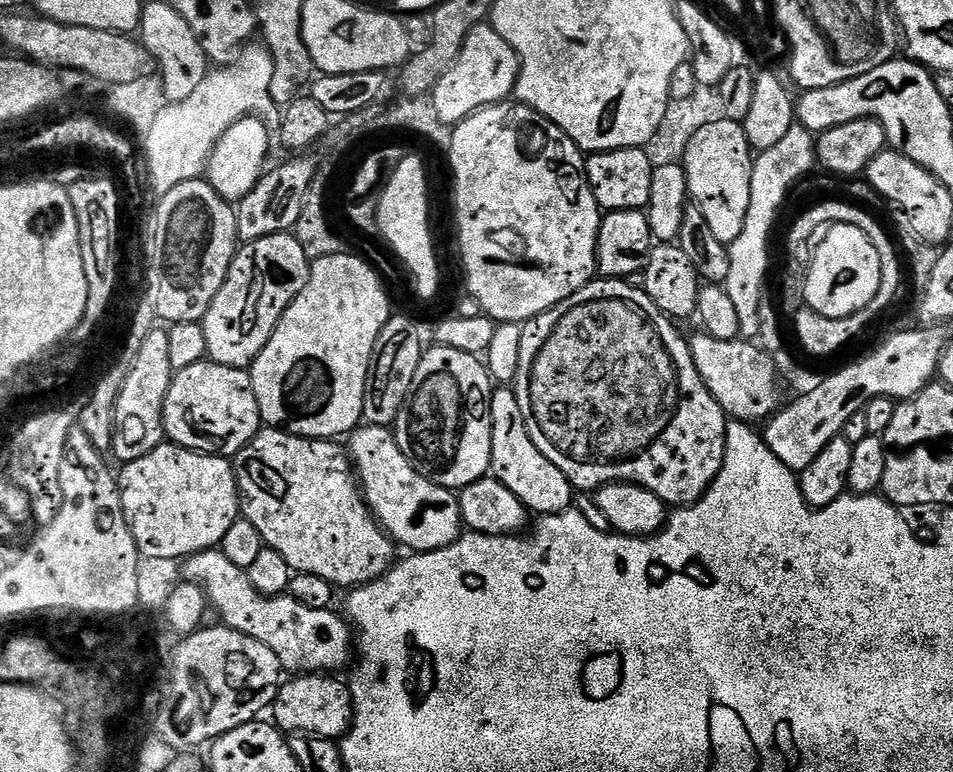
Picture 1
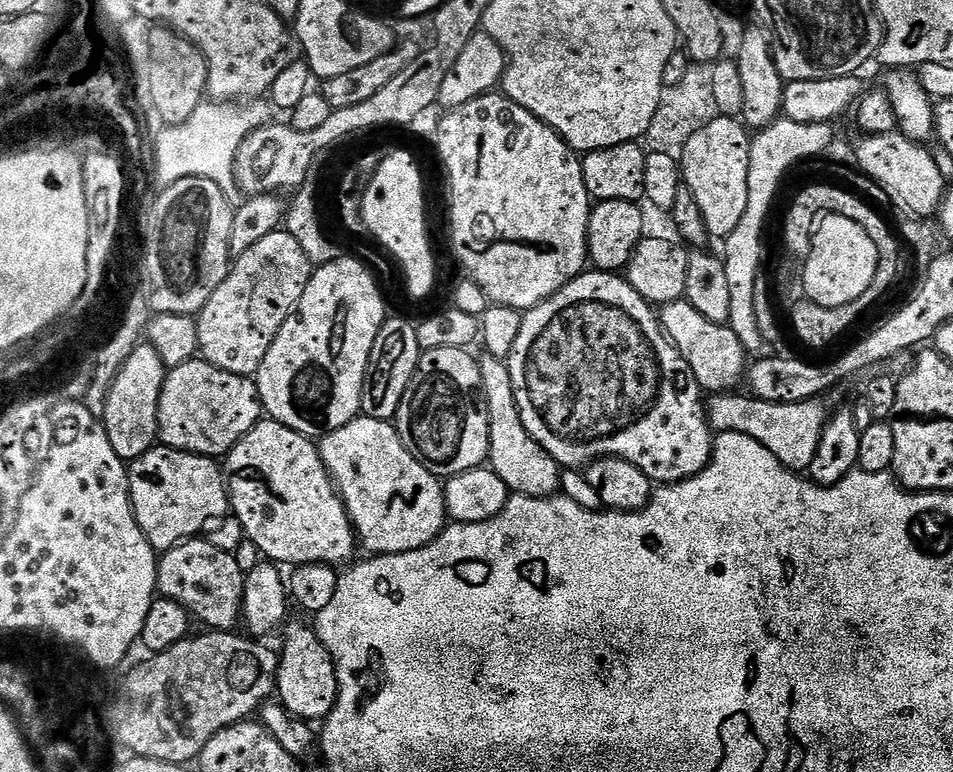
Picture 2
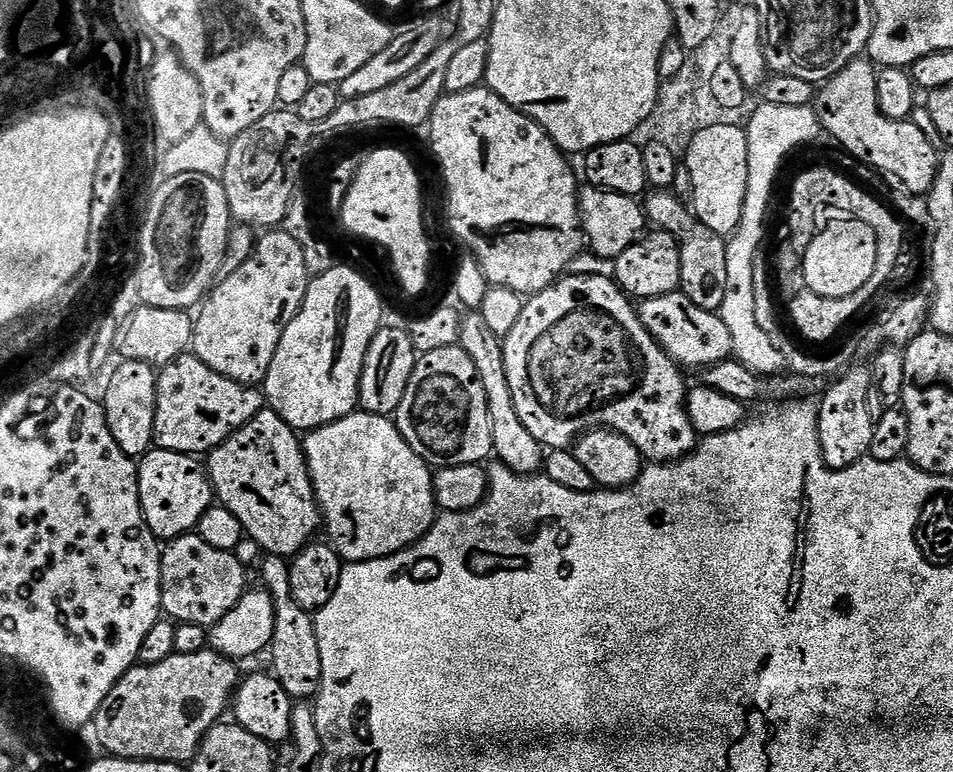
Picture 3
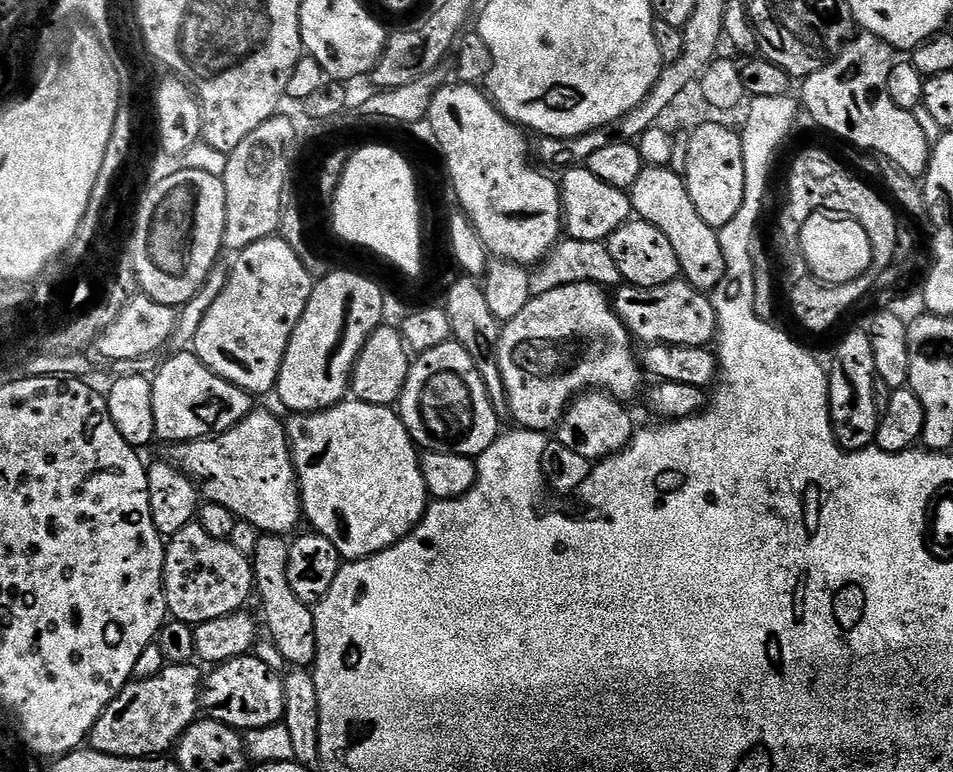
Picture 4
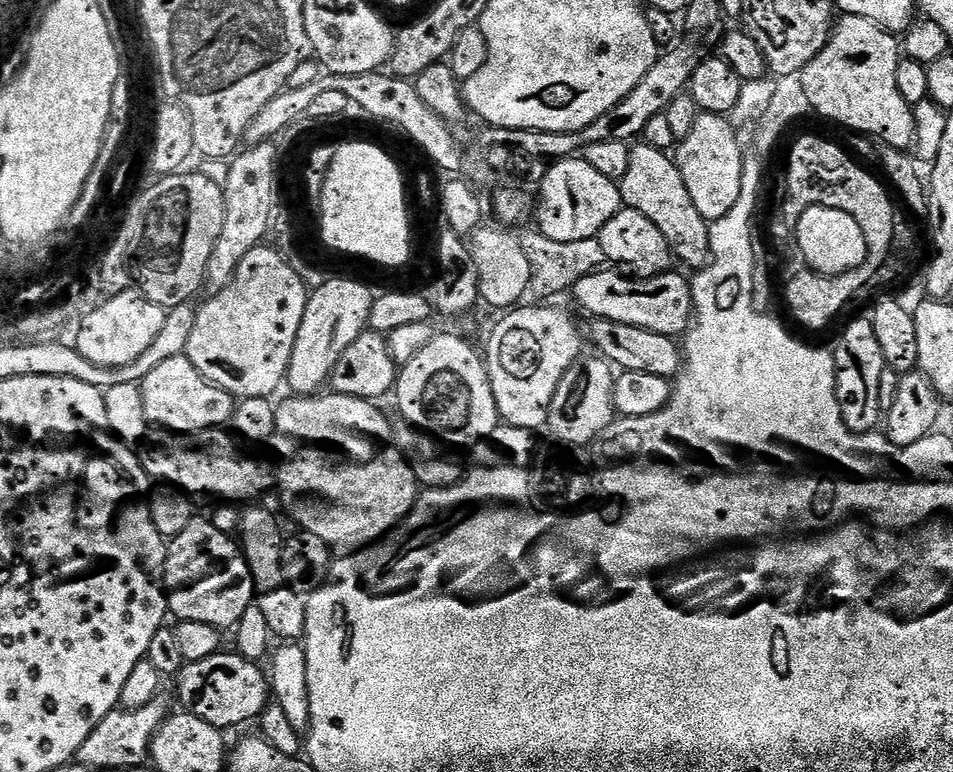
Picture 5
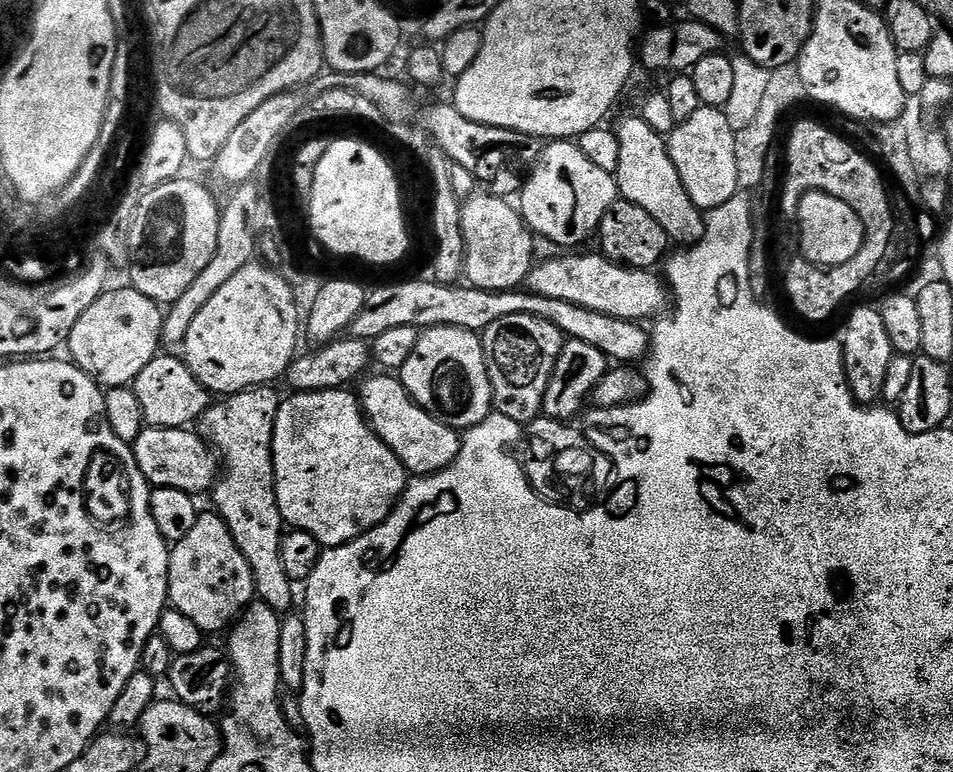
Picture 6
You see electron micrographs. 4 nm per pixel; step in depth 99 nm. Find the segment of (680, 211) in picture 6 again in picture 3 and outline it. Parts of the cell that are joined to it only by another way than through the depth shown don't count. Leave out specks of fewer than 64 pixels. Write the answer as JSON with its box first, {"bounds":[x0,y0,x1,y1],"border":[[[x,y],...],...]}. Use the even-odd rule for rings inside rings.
{"bounds":[642,190,726,313],"border":[[[656,190],[643,201],[642,207],[653,229],[668,232],[678,242],[682,258],[682,274],[679,291],[694,302],[694,306],[702,306],[702,310],[719,313],[726,298],[726,250],[725,237],[714,234],[698,219],[695,212],[685,201],[668,190]]]}

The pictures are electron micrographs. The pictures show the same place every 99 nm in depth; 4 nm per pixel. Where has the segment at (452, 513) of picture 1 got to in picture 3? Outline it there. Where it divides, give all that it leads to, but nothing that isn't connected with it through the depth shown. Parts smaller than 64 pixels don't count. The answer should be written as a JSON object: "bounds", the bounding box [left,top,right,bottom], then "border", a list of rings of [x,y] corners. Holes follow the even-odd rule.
{"bounds":[302,410,438,561],"border":[[[357,410],[338,422],[311,429],[302,443],[312,489],[316,491],[316,503],[320,505],[322,524],[325,529],[328,527],[327,539],[341,561],[377,560],[392,556],[411,544],[417,544],[431,530],[438,515],[432,485],[433,469],[414,454],[389,417]]]}

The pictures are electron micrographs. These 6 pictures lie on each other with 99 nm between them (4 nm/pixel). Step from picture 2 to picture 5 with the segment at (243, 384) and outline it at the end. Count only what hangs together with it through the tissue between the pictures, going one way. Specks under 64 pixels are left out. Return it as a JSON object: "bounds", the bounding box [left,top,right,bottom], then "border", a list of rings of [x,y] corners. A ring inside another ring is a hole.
{"bounds":[139,354,237,434],"border":[[[187,354],[162,362],[139,384],[142,402],[146,406],[149,425],[177,434],[204,432],[208,428],[224,428],[236,413],[237,397],[212,384],[190,362]]]}

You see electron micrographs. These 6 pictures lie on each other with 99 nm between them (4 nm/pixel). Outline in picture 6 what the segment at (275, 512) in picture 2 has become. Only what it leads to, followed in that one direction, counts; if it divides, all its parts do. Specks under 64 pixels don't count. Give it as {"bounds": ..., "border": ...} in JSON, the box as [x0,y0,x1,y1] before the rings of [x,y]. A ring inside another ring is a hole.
{"bounds":[131,426,218,494],"border":[[[146,426],[131,446],[138,462],[138,470],[142,470],[152,488],[173,488],[201,494],[200,492],[204,491],[207,493],[218,479],[217,453],[203,436],[188,428]]]}

